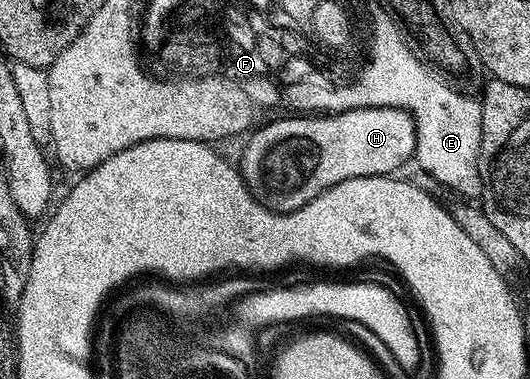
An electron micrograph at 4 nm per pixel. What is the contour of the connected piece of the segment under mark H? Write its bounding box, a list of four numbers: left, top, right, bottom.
[244,105,416,213]

